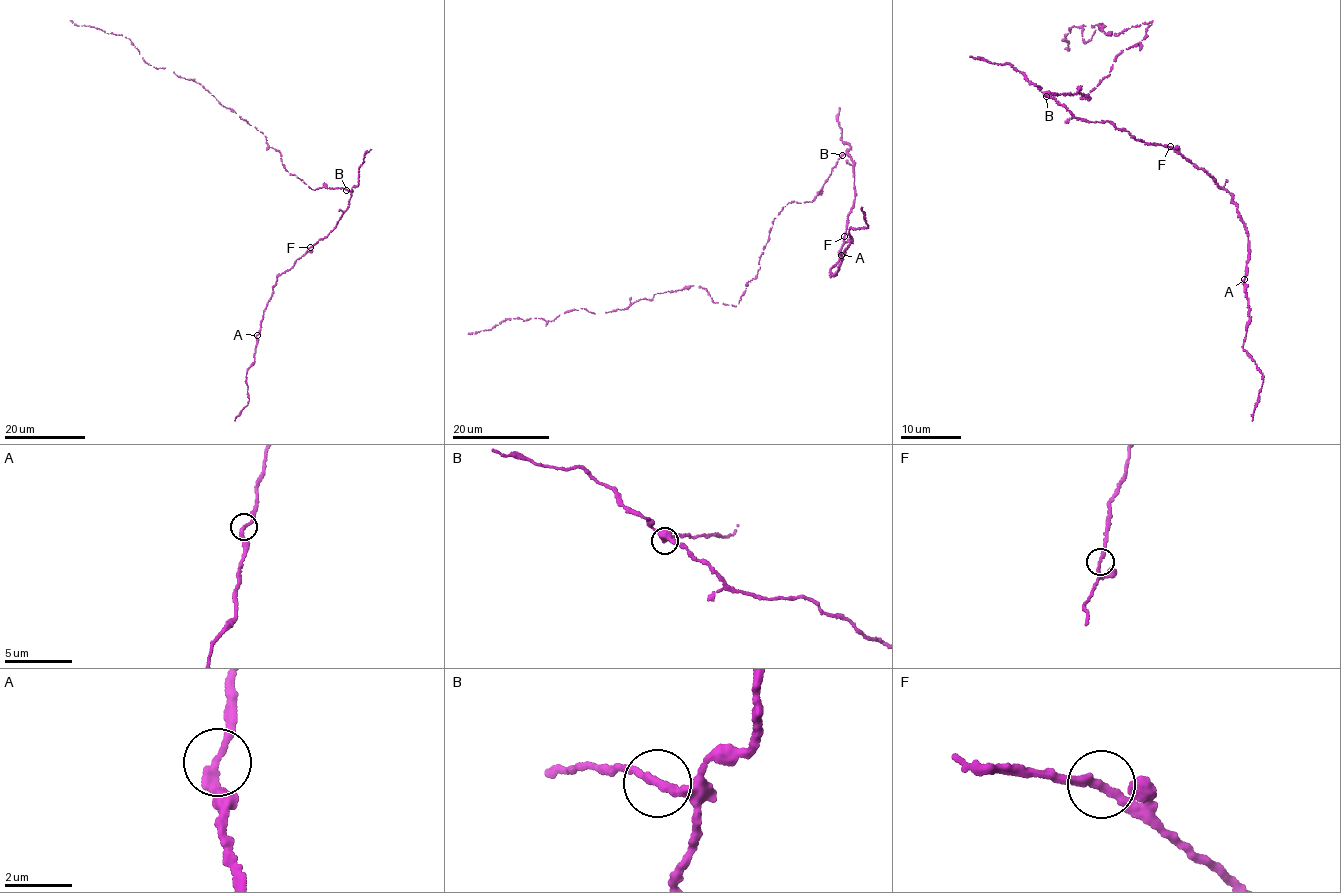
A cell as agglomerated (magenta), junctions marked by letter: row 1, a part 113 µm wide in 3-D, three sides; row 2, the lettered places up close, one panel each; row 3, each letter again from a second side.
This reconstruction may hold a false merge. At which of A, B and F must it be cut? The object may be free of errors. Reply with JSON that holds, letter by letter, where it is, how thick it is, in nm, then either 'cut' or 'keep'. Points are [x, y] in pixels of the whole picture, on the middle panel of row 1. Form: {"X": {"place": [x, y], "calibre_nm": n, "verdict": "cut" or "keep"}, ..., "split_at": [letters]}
{"A": {"place": [841, 255], "calibre_nm": 280, "verdict": "keep"}, "B": {"place": [842, 155], "calibre_nm": 260, "verdict": "cut"}, "F": {"place": [844, 236], "calibre_nm": 260, "verdict": "keep"}, "split_at": ["B"]}

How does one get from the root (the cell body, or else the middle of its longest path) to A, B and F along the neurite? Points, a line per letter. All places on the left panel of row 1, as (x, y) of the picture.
A: (308, 186), (314, 190), (322, 187), (350, 191), (348, 208), (327, 237), (277, 277), (257, 335)
B: (308, 186), (314, 190), (322, 187), (346, 190)
F: (308, 186), (314, 190), (341, 187), (350, 191), (351, 195), (348, 208), (331, 232), (310, 247)

